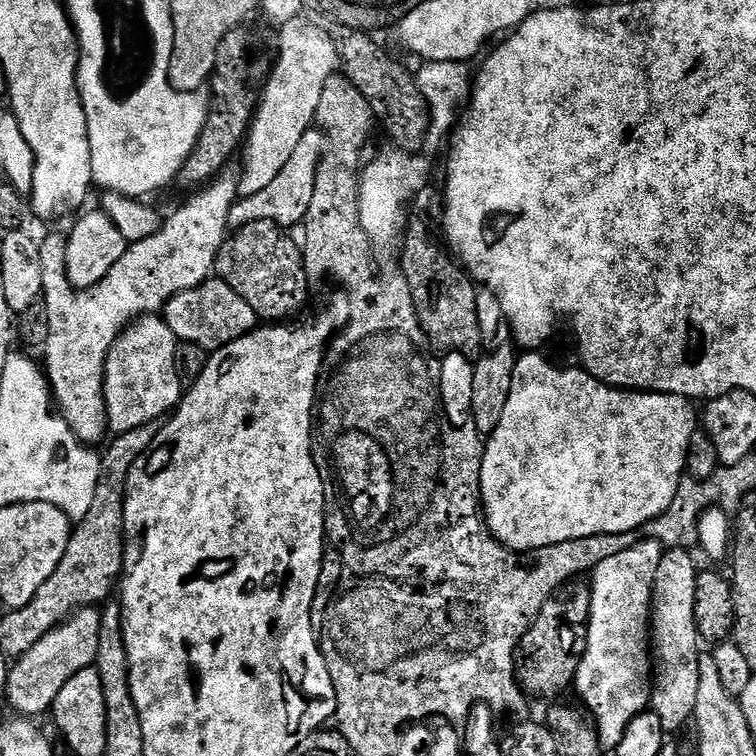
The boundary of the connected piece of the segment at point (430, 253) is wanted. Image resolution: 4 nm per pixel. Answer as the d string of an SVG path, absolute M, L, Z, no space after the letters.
M413 219L406 229L403 237L404 244L404 269L402 275L408 280L409 288L413 294L413 304L417 310L418 322L424 331L429 345L437 348L440 354L460 352L463 356L476 358L481 355L482 345L480 331L478 330L478 298L476 293L478 285L463 267L450 255L443 243L434 241L428 237L428 228L422 221Z

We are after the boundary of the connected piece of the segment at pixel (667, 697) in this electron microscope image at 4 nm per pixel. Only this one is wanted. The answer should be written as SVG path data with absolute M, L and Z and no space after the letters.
M667 549L658 564L652 587L650 638L653 649L653 685L650 708L658 714L666 734L682 729L687 721L689 723L693 719L697 708L702 642L694 618L698 565L692 555L689 549Z

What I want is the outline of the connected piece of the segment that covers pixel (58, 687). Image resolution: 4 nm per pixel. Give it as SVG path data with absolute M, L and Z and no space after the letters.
M80 608L68 619L63 620L46 638L41 638L35 646L30 646L26 654L22 654L11 665L8 674L8 690L6 699L12 703L13 713L24 718L37 718L49 711L58 698L66 682L78 674L78 670L86 670L95 665L98 658L98 638L102 634L100 621L101 609Z

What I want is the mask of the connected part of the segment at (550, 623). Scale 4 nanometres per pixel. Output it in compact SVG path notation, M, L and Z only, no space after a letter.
M569 582L542 606L516 654L516 679L529 697L555 701L576 683L578 666L588 645L588 619L592 589L584 582Z

